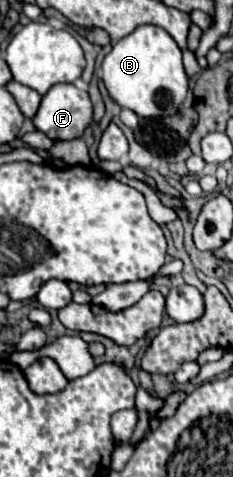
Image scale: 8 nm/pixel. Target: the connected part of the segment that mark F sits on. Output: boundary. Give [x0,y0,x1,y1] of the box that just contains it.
[33,84,91,140]

